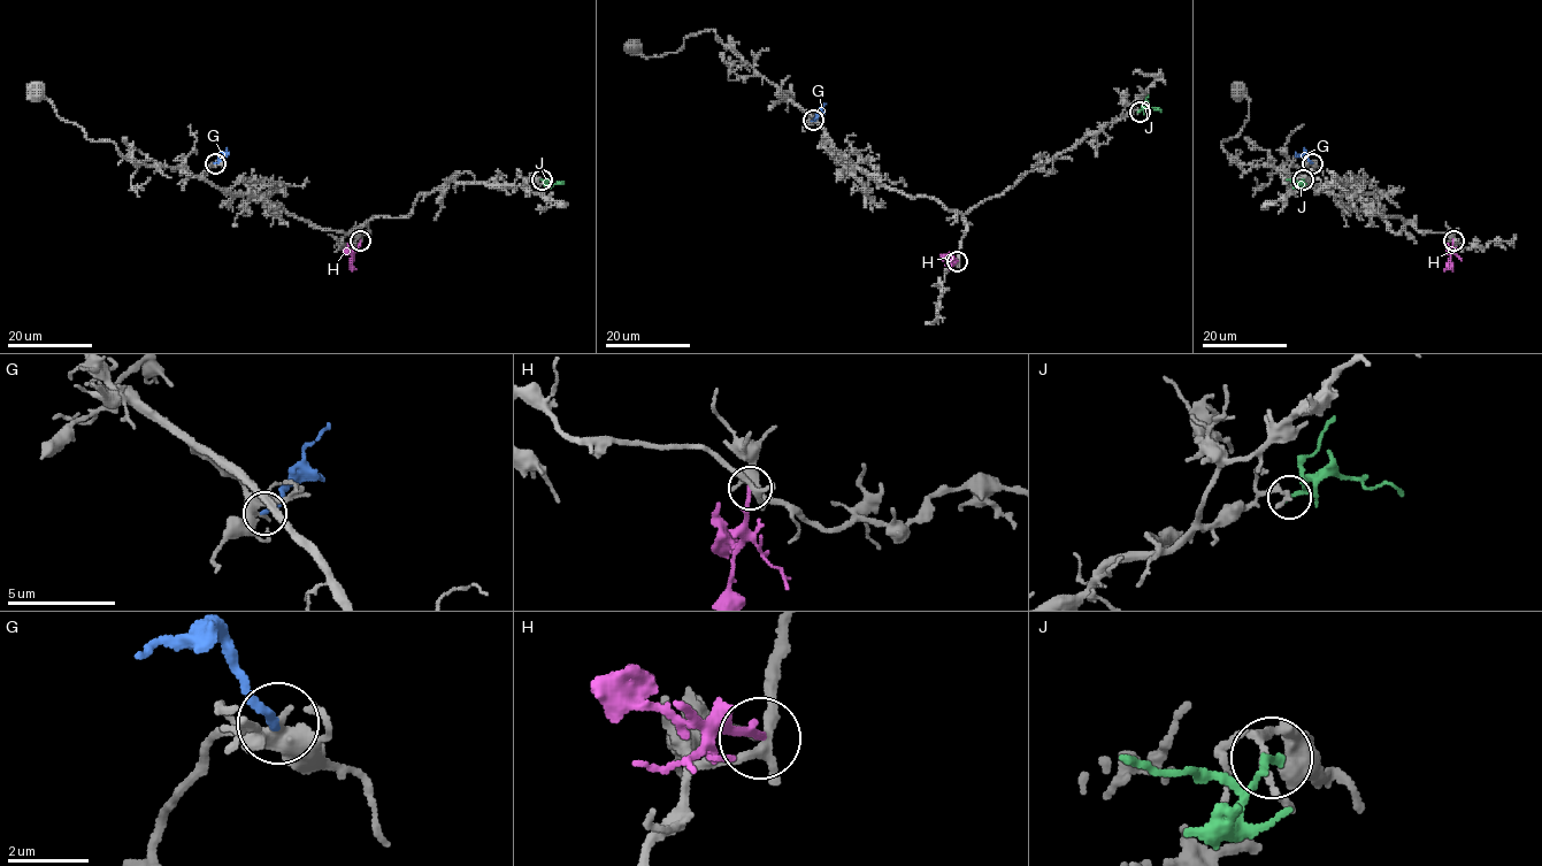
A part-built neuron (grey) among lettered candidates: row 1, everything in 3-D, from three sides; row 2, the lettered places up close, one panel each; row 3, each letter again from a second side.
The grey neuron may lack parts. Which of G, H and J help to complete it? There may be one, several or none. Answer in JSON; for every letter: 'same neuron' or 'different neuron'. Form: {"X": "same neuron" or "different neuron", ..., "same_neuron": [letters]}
{"G": "different neuron", "H": "different neuron", "J": "different neuron", "same_neuron": []}

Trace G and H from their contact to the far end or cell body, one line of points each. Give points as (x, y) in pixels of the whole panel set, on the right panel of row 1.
G: (1312, 163), (1305, 154), (1295, 153)
H: (1452, 240), (1449, 266), (1443, 271)

